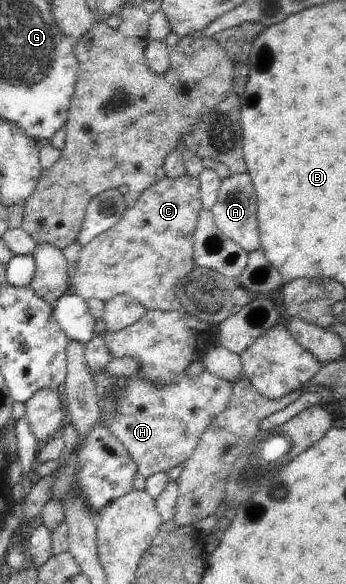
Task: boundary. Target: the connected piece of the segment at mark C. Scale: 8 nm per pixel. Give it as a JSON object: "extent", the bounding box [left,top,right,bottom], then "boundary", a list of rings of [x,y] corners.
{"extent":[71,175,202,310],"boundary":[[[191,175],[177,180],[165,177],[143,191],[137,202],[127,207],[123,218],[81,247],[76,270],[71,274],[71,295],[101,300],[117,294],[131,294],[147,309],[183,310],[179,288],[193,270],[195,231],[202,202],[199,180]]]}

